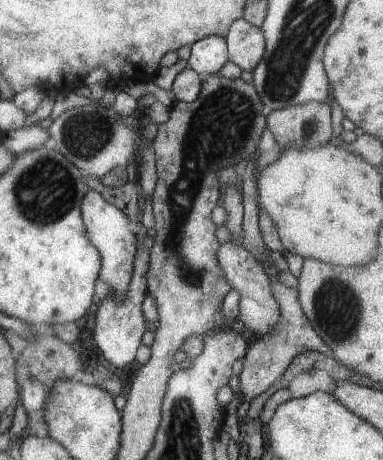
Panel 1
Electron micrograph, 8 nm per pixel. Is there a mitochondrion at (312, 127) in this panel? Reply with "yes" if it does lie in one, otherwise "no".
yes

